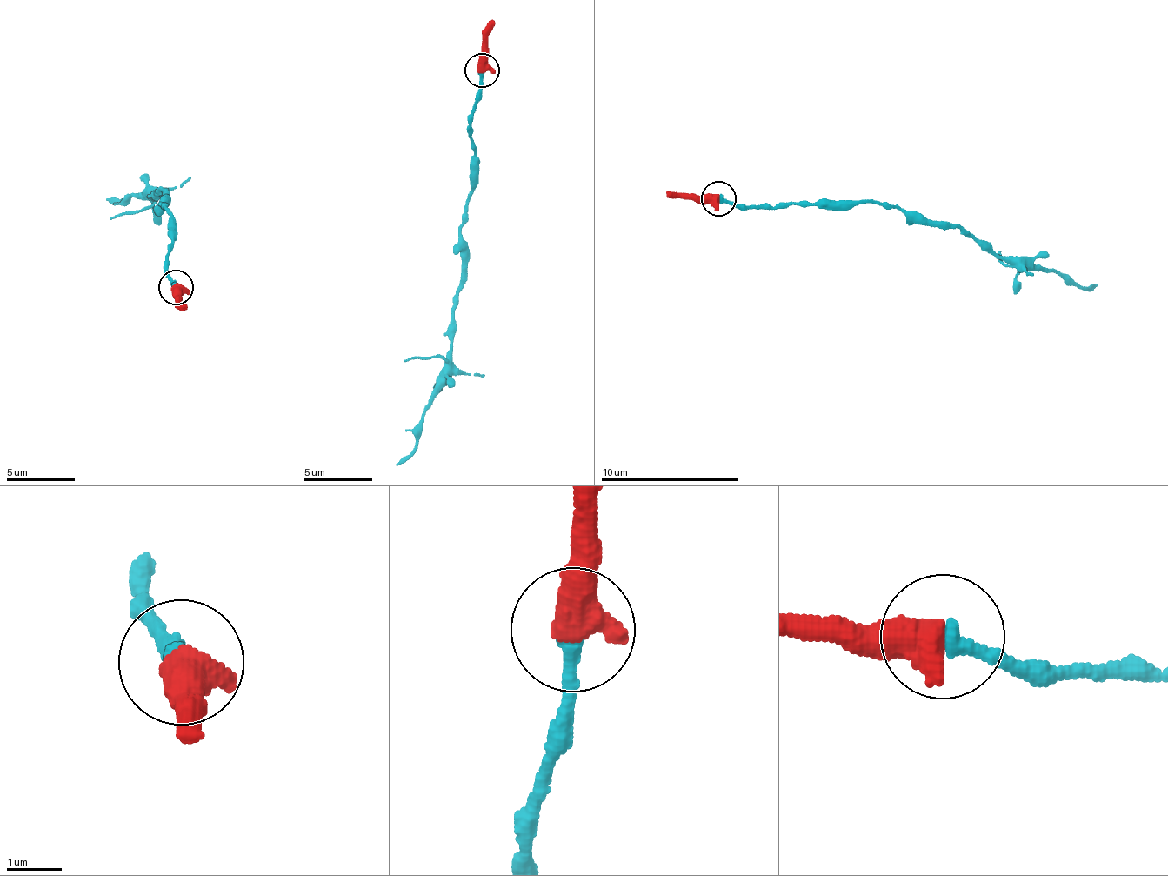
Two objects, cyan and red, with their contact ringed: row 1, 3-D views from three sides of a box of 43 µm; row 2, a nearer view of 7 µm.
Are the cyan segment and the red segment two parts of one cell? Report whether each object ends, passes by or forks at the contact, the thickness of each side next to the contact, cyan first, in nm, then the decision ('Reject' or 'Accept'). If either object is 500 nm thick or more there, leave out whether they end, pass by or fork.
Thickness 320 nm (cyan) against 700 nm. Accept

